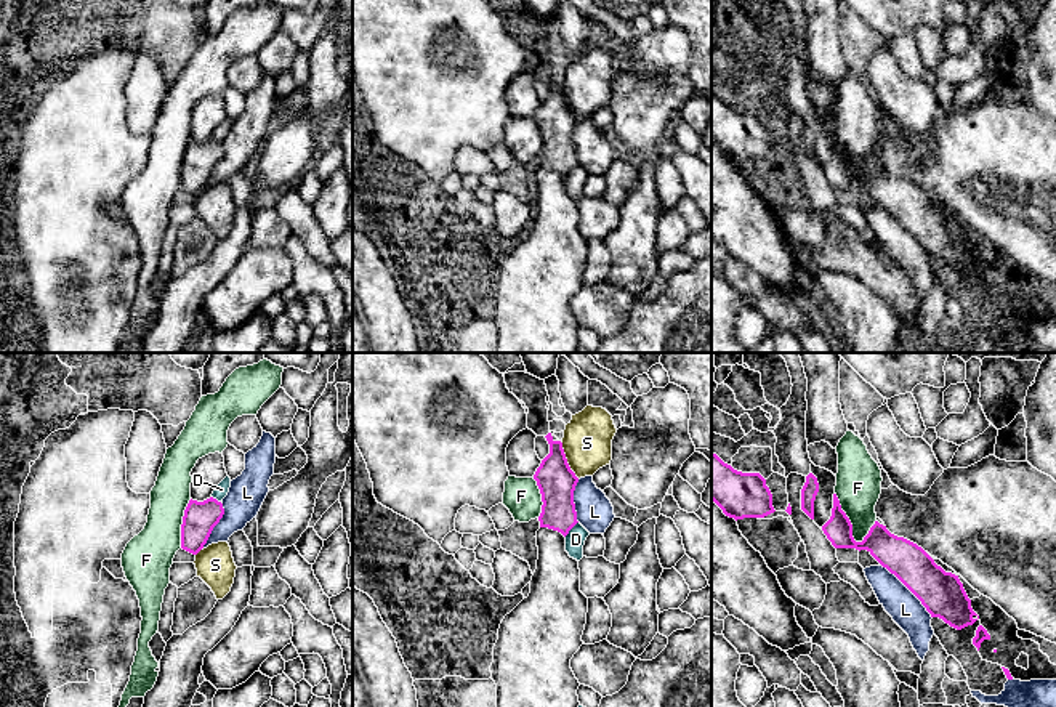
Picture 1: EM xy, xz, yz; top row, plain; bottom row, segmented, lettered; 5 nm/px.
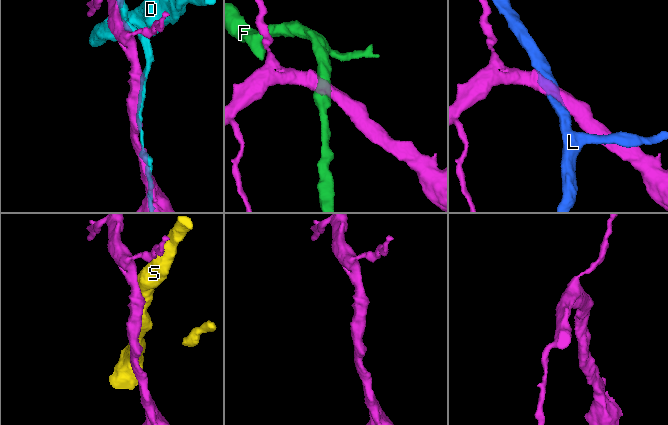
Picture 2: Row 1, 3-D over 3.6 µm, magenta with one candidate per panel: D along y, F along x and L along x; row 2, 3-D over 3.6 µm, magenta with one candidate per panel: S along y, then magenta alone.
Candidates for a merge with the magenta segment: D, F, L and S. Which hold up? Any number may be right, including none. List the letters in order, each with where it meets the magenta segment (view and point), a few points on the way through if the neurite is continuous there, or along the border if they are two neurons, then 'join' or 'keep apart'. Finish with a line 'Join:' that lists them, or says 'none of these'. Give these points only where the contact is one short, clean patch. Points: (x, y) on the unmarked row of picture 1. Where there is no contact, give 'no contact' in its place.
D: contact xz (571, 169); keep apart
F: contact yz (848, 161); border yz (835, 133), (840, 149), (851, 165), (851, 177), (861, 183); keep apart
L: contact yz (909, 230); keep apart
S: contact xz (566, 101); keep apart
Join: none of these

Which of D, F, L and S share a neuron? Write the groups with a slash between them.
D / F / L / S

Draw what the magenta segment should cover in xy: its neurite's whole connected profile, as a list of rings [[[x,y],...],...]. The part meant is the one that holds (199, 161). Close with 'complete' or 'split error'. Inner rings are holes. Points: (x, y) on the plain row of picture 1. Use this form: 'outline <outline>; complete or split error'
outline [[[210,138],[204,143],[189,141],[181,165],[181,189],[197,196],[207,184],[213,168],[224,156],[223,144]]]; complete

